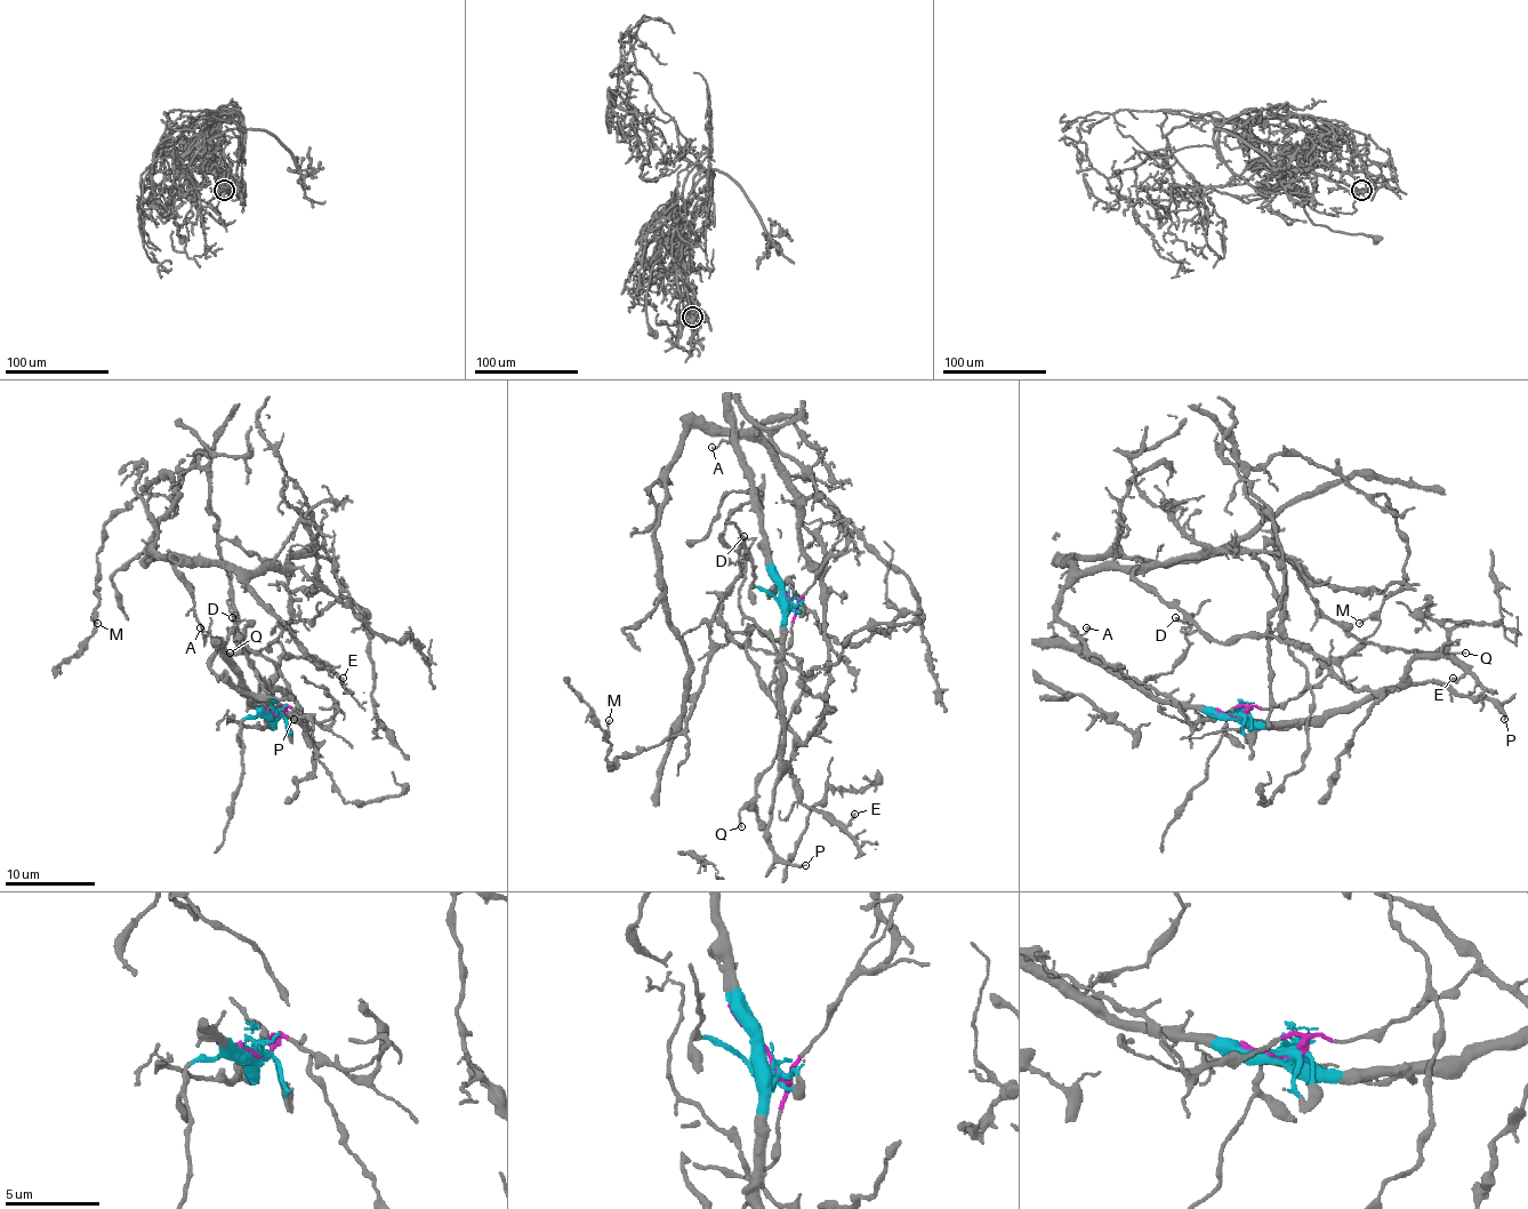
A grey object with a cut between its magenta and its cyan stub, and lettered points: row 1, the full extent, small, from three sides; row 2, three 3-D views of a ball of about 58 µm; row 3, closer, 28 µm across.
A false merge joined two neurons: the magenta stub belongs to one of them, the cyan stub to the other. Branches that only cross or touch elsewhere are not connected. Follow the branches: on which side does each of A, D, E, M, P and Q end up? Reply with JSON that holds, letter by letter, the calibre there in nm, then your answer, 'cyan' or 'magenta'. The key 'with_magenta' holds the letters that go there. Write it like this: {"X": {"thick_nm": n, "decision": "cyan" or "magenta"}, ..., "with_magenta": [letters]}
{"A": {"thick_nm": 110, "decision": "cyan"}, "D": {"thick_nm": 110, "decision": "cyan"}, "E": {"thick_nm": 220, "decision": "cyan"}, "M": {"thick_nm": 130, "decision": "magenta"}, "P": {"thick_nm": 200, "decision": "cyan"}, "Q": {"thick_nm": 120, "decision": "magenta"}, "with_magenta": ["M", "Q"]}

